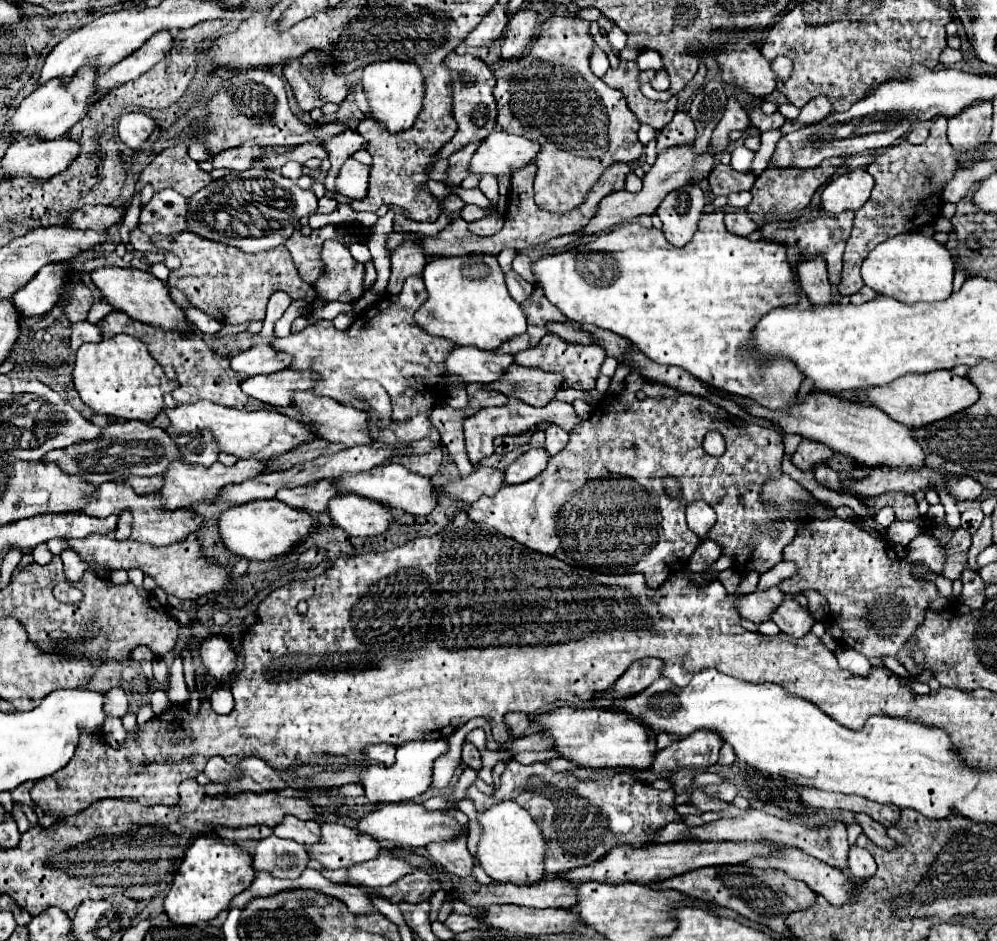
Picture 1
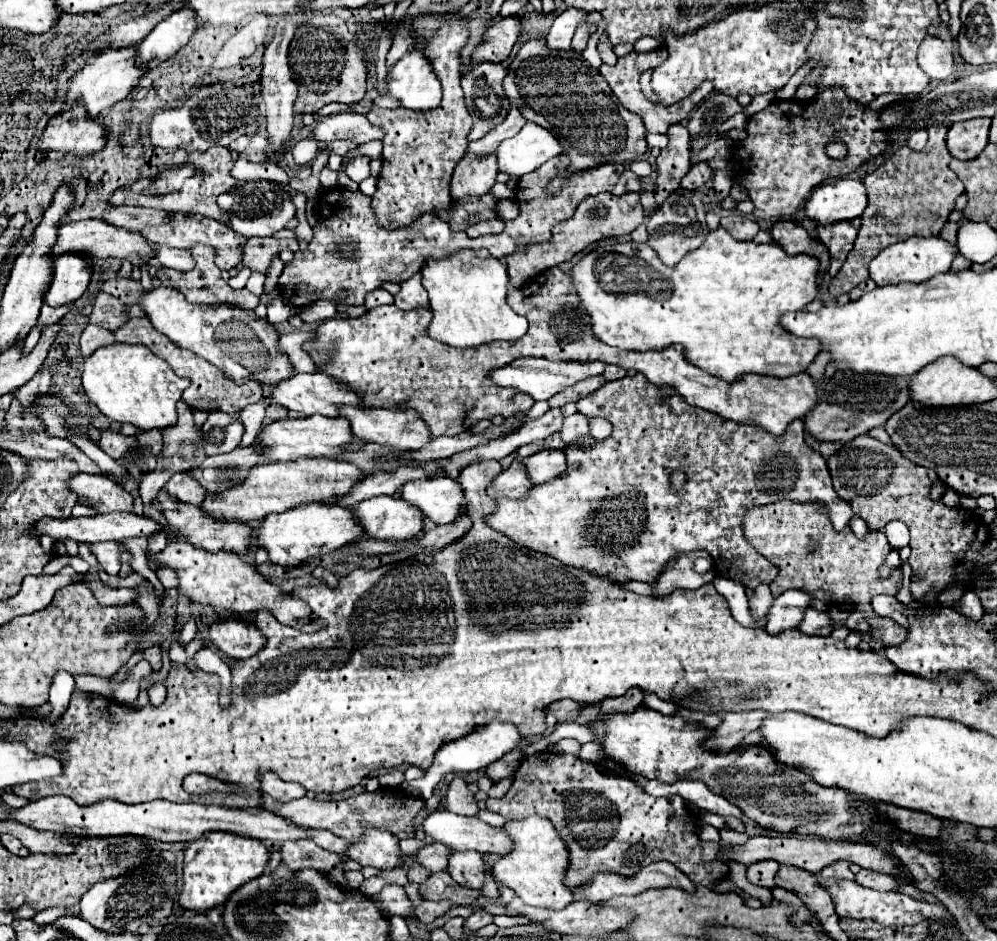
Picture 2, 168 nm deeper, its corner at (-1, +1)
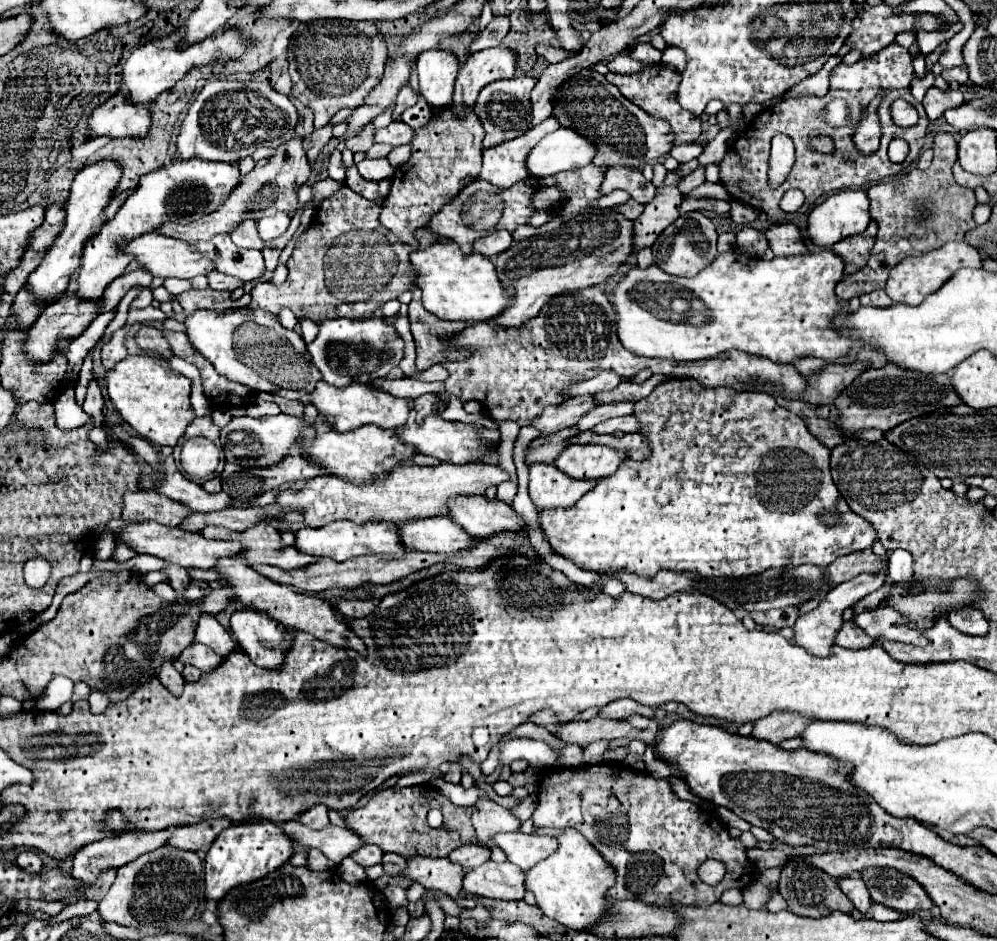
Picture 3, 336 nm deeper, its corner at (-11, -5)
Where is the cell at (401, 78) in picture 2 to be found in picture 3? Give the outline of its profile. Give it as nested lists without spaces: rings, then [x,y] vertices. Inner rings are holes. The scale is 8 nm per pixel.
[[[427,50],[417,58],[419,92],[431,108],[449,106],[459,72],[457,58],[449,50]]]

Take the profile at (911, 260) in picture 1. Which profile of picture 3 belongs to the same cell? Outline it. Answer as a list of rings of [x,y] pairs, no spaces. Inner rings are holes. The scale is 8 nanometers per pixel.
[[[949,242],[937,250],[925,252],[921,256],[911,256],[907,260],[901,260],[895,268],[891,268],[889,280],[885,284],[885,292],[889,294],[889,298],[893,302],[919,304],[927,294],[939,290],[959,268],[981,268],[981,256],[967,242]]]

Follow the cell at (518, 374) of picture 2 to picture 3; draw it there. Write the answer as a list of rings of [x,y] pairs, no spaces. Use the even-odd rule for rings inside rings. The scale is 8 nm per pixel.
[[[601,372],[595,378],[583,380],[583,382],[575,382],[567,388],[567,396],[585,396],[585,394],[595,394],[595,392],[603,392],[603,390],[611,390],[621,382],[619,376],[615,376],[613,372]]]

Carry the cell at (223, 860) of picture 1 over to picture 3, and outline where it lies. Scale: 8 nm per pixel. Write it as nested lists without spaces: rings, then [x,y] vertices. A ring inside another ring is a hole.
[[[253,820],[223,830],[205,856],[205,898],[219,902],[229,892],[229,888],[265,878],[269,872],[283,866],[285,860],[291,858],[291,854],[291,840],[273,822]]]

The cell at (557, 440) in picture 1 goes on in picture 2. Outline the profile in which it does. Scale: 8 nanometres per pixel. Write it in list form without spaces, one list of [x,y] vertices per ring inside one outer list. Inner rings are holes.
[[[581,412],[567,416],[563,422],[563,428],[561,428],[561,438],[565,442],[573,442],[573,440],[579,440],[585,436],[589,436],[589,418],[583,416]]]

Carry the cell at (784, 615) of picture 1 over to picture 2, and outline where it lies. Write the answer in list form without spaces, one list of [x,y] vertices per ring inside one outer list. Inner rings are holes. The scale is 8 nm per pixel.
[[[809,608],[805,612],[805,618],[803,618],[799,630],[805,634],[811,634],[811,636],[829,636],[835,630],[835,626],[833,626],[833,620],[829,618],[827,612],[819,612],[815,608]]]

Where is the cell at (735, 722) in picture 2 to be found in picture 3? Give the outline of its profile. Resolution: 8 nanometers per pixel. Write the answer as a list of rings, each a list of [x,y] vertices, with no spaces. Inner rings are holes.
[[[773,712],[771,716],[765,716],[753,724],[751,736],[757,740],[769,740],[773,744],[779,744],[785,738],[799,736],[805,724],[809,724],[809,718],[803,718],[799,714]]]

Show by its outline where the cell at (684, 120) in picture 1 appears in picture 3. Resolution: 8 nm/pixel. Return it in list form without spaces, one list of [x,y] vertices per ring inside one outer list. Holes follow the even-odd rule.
[[[677,170],[667,172],[667,178],[663,182],[663,188],[657,192],[657,198],[645,204],[643,214],[635,220],[633,250],[653,246],[657,236],[679,218],[679,204],[683,200],[683,194],[677,186],[679,180],[681,174]]]

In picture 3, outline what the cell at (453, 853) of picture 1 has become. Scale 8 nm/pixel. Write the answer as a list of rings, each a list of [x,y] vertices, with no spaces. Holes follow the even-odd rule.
[[[487,860],[479,868],[473,868],[463,878],[465,892],[479,894],[497,900],[523,900],[523,870],[511,862]]]

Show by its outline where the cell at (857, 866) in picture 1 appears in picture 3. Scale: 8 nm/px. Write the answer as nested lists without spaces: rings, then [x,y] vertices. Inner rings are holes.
[[[867,868],[863,880],[871,892],[871,900],[895,910],[913,912],[933,908],[927,892],[911,878],[891,868]]]

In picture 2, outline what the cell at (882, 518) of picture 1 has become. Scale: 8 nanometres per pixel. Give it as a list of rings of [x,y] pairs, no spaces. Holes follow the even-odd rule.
[[[893,520],[893,522],[887,524],[885,536],[887,536],[889,546],[893,550],[899,550],[899,548],[907,546],[907,542],[909,542],[909,530],[907,530],[907,526],[903,522],[897,522],[897,520]]]

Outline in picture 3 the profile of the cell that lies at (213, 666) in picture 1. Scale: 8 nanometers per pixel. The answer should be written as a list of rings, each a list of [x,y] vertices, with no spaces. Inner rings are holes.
[[[237,610],[231,614],[231,634],[243,652],[249,654],[251,662],[259,668],[279,668],[283,664],[285,652],[291,648],[293,636],[269,616],[259,614],[257,610]]]

